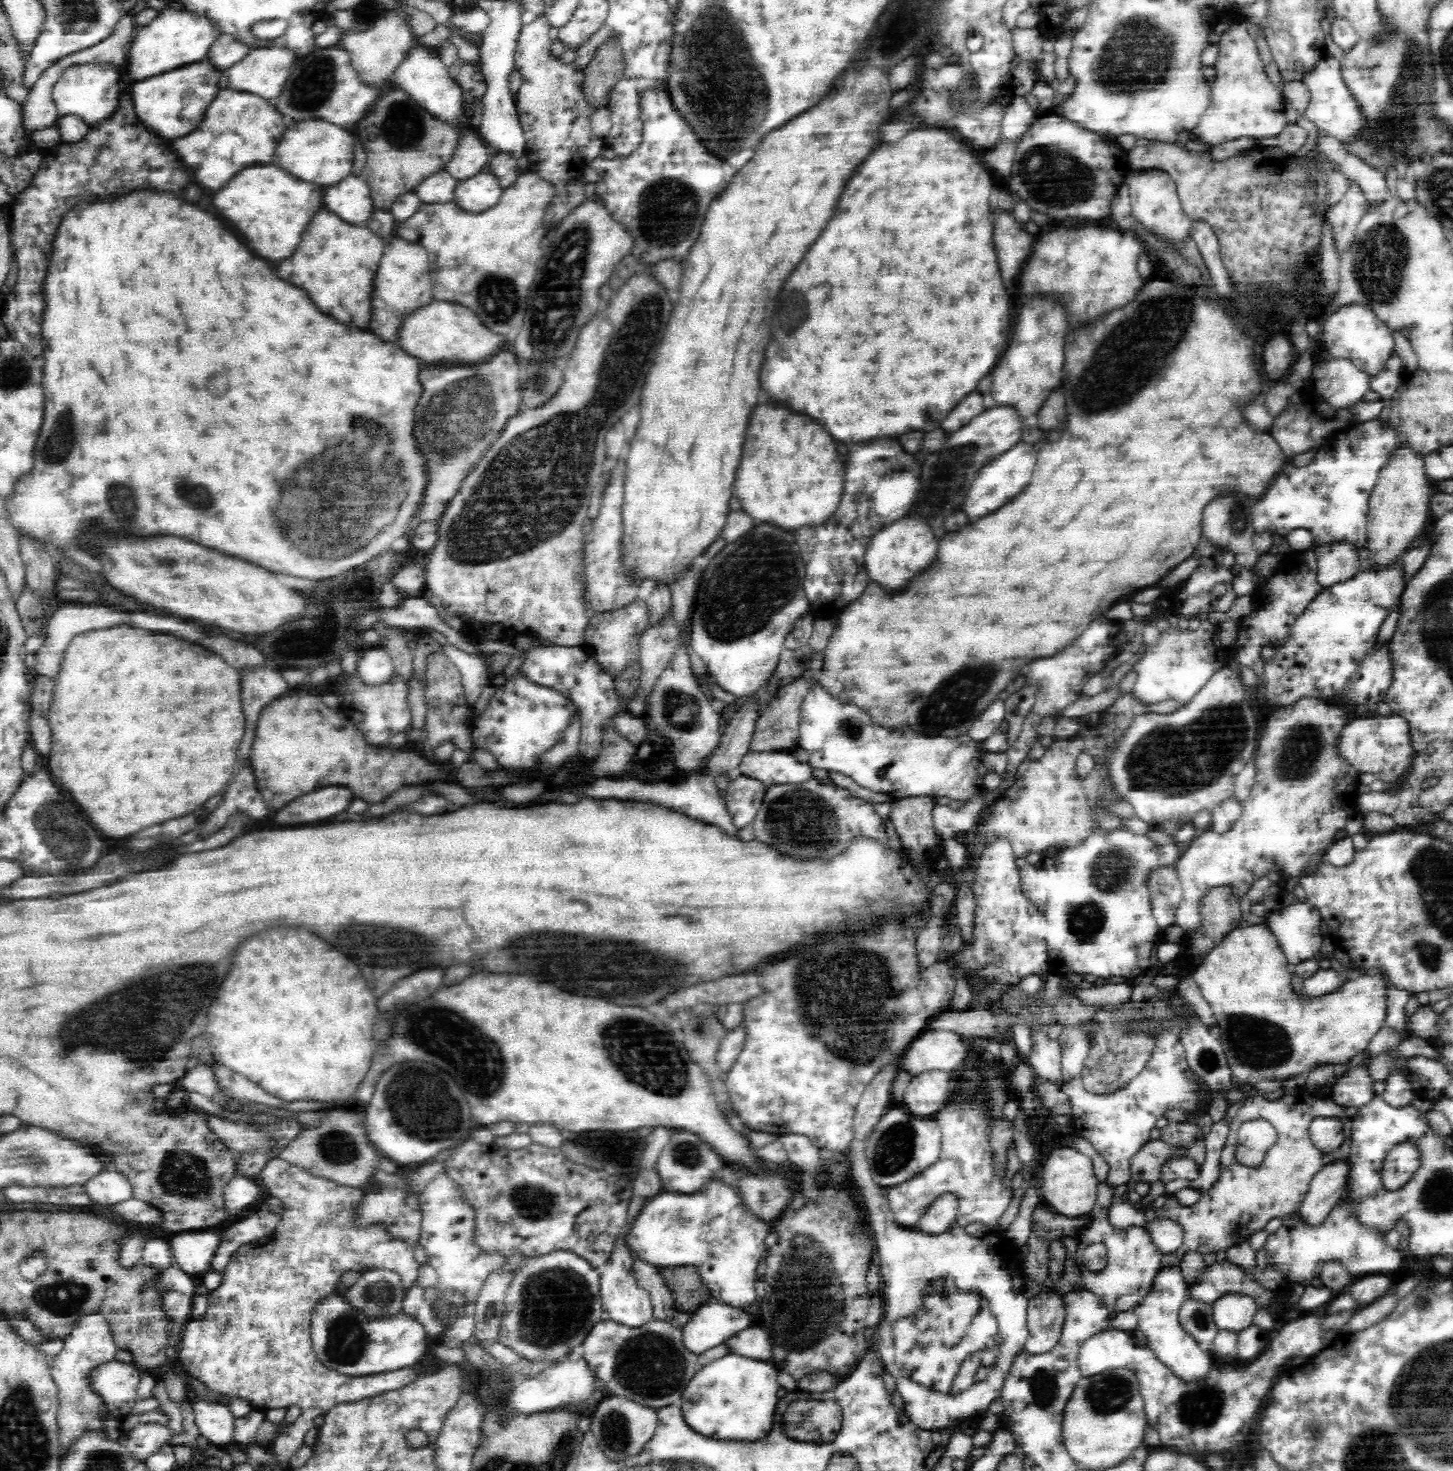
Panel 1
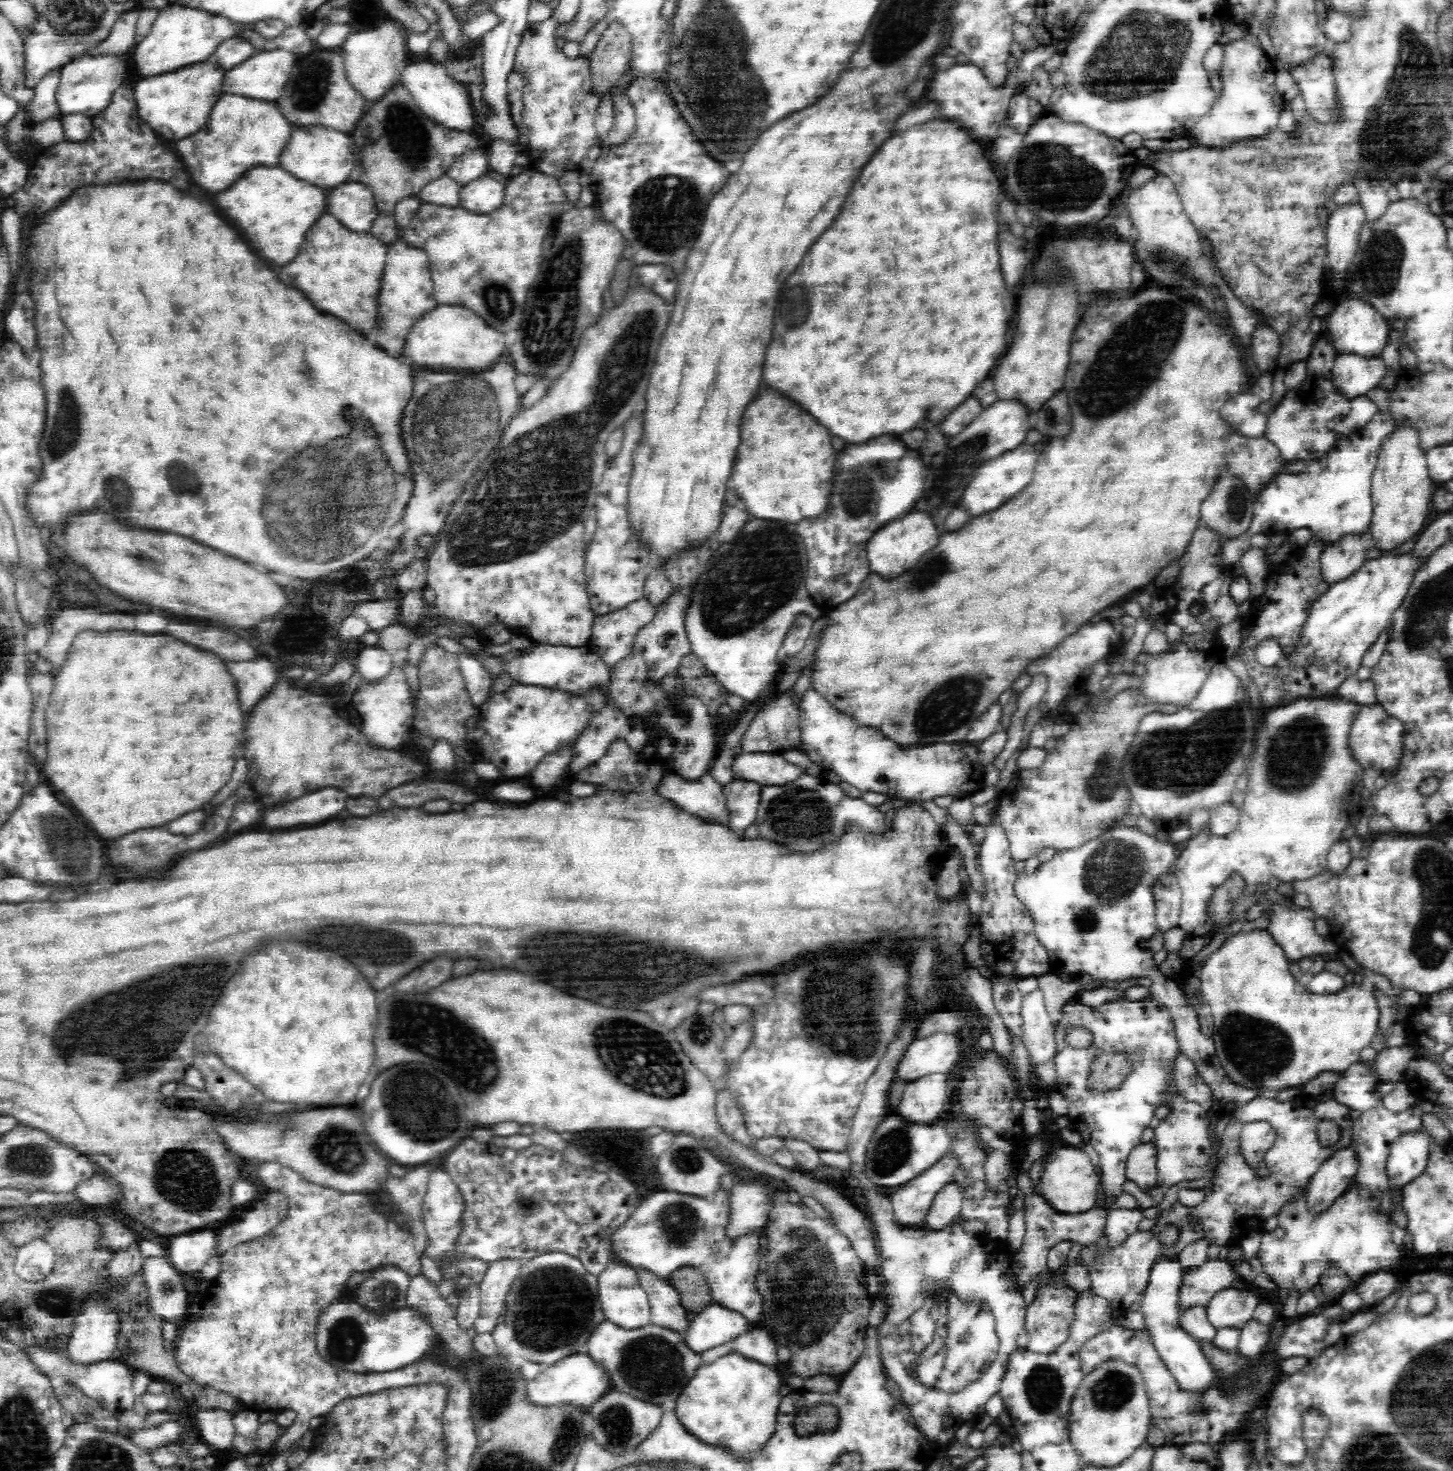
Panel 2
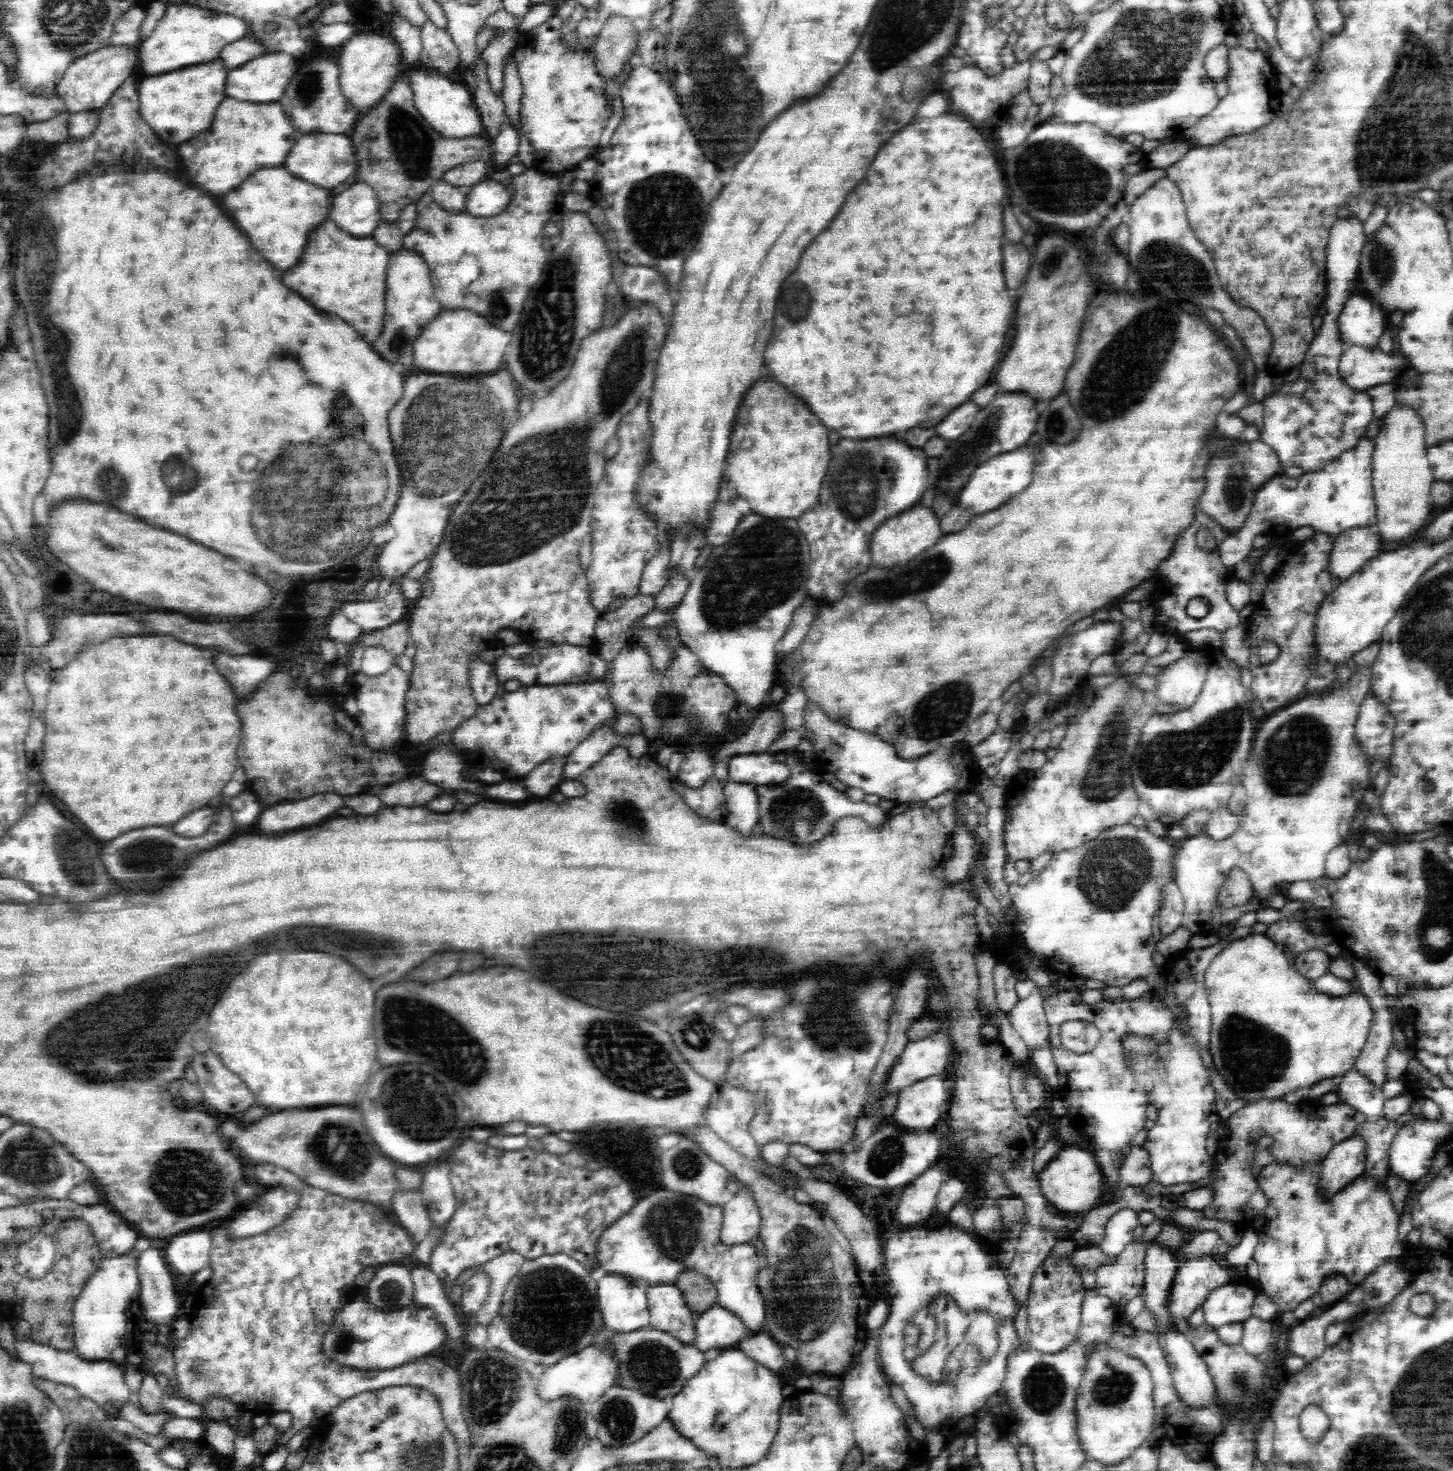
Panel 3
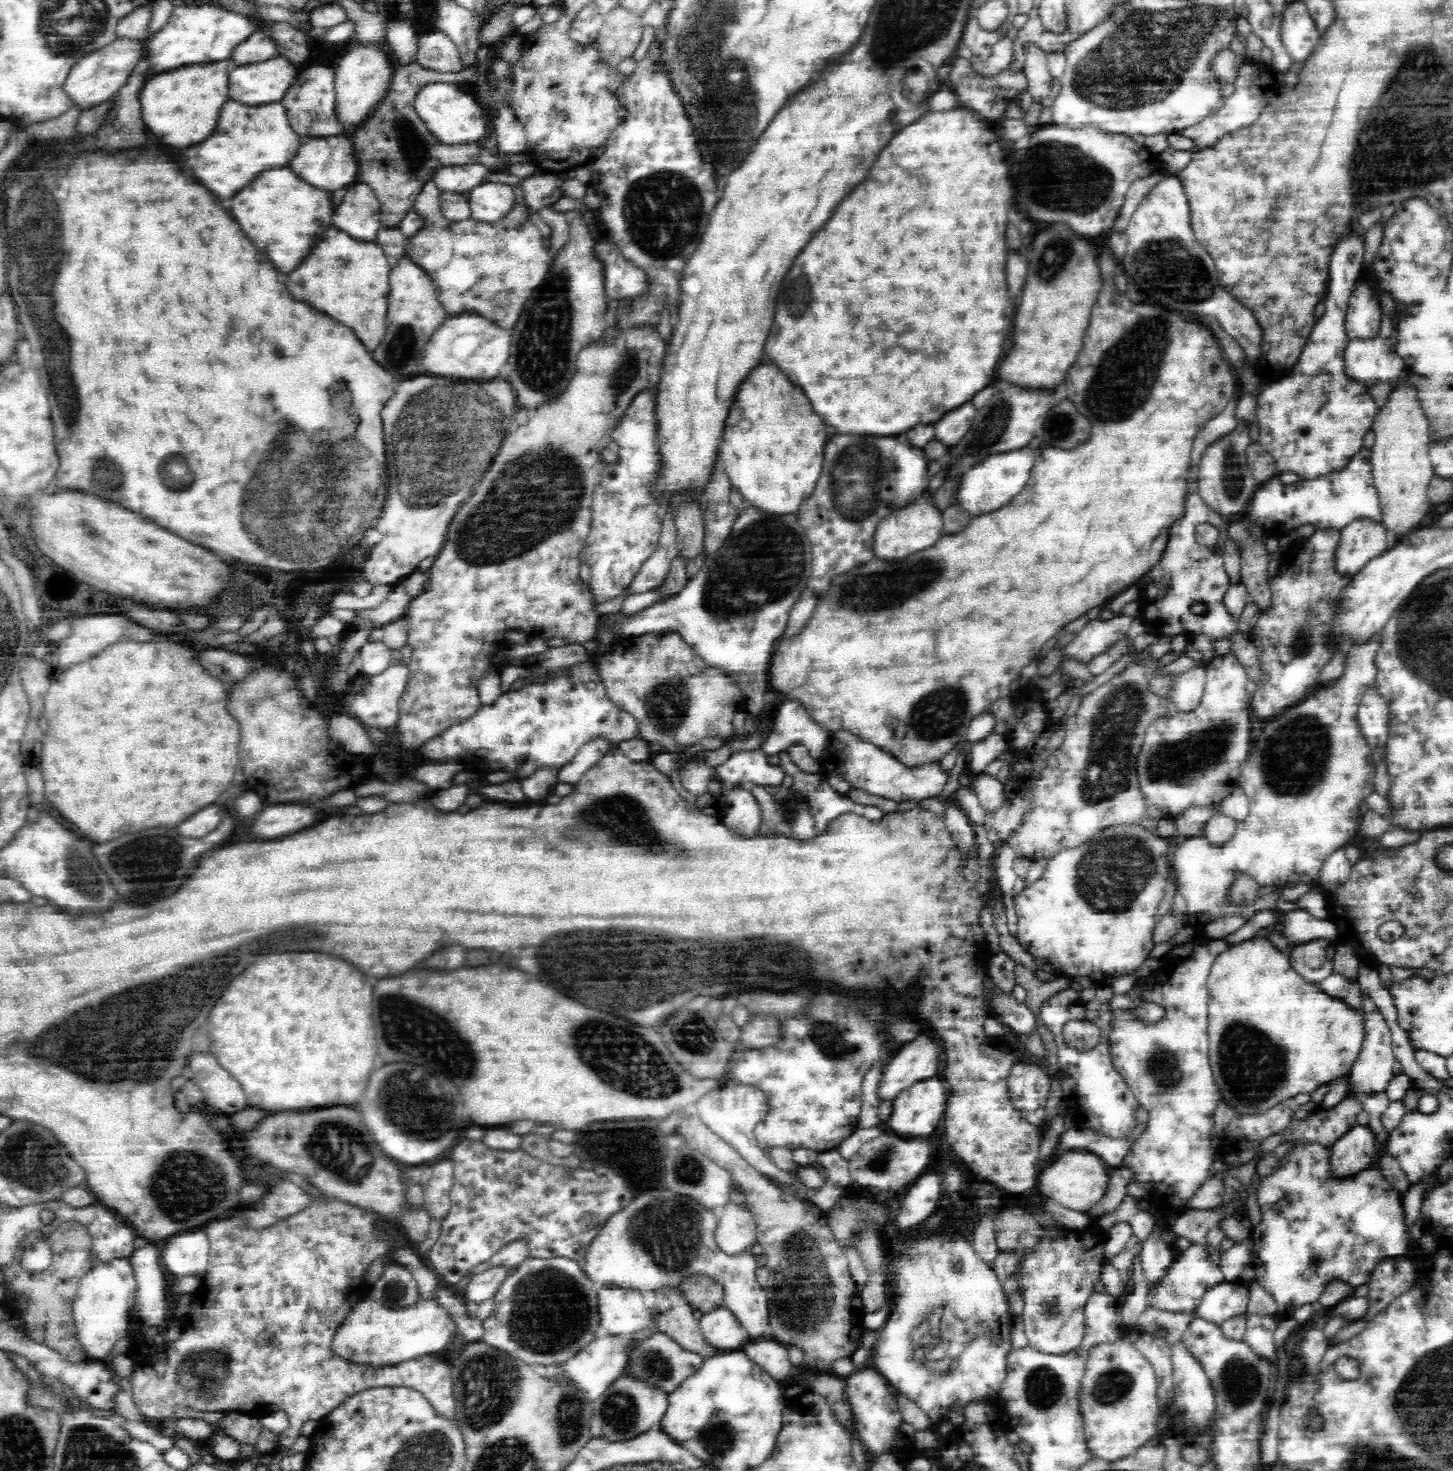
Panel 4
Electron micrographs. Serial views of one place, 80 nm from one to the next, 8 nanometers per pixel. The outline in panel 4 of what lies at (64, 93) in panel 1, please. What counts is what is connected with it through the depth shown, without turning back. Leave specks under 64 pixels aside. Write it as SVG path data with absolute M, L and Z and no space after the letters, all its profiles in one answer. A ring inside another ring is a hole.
M117 38L114 42L83 56L71 68L70 75L66 77L63 90L79 108L88 109L96 104L109 100L128 82L134 67L142 59L144 41L133 38Z

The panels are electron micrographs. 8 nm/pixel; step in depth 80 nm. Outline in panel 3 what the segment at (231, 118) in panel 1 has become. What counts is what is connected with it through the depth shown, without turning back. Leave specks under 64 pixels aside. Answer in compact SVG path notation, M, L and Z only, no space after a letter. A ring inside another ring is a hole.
M226 98L216 110L212 128L202 136L208 144L194 138L182 144L178 154L196 184L212 194L226 194L238 188L258 168L280 168L299 134L280 104L250 104L250 101Z

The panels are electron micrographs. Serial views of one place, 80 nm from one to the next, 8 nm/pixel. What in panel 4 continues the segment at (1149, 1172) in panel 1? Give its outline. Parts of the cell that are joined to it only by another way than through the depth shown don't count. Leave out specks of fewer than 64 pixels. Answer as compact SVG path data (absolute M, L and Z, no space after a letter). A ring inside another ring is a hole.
M1124 1167L1116 1168L1110 1175L1108 1190L1103 1194L1102 1200L1086 1213L1094 1220L1116 1210L1116 1207L1124 1200L1126 1185L1134 1180L1134 1173Z

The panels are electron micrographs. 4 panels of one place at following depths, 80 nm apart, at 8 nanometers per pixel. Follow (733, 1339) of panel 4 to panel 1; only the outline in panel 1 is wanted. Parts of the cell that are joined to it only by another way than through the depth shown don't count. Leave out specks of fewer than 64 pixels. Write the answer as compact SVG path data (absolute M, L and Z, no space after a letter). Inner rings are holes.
M712 1300L681 1326L683 1343L690 1352L701 1355L752 1325L752 1317L745 1310Z

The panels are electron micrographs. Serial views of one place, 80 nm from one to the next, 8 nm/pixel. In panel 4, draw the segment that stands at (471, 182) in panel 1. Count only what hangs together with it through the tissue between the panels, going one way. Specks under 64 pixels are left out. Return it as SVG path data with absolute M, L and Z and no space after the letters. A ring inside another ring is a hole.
M491 182L470 189L467 199L474 221L496 222L502 220L513 208L514 186L509 183Z

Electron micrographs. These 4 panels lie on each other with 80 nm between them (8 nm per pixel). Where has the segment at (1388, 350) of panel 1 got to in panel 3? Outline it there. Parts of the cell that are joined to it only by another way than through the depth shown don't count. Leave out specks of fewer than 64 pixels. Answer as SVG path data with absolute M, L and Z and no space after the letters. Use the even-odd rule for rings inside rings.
M1356 290L1346 302L1342 314L1338 317L1338 331L1344 347L1378 347L1382 333L1388 327L1388 314L1376 305L1362 290Z

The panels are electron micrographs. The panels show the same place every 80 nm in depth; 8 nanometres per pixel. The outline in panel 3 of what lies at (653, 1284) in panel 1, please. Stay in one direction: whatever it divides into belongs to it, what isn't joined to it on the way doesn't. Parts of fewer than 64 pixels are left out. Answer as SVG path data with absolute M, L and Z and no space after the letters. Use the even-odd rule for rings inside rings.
M645 1285L650 1328L667 1332L684 1343L694 1345L695 1321L681 1290L674 1285Z

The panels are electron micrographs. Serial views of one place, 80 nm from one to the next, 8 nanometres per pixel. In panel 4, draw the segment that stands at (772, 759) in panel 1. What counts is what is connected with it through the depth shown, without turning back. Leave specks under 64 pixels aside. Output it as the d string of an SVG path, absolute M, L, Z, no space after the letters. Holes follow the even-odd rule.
M761 750L732 754L722 765L714 767L715 778L725 787L751 782L762 787L778 787L787 779L778 766L767 764L767 755Z

